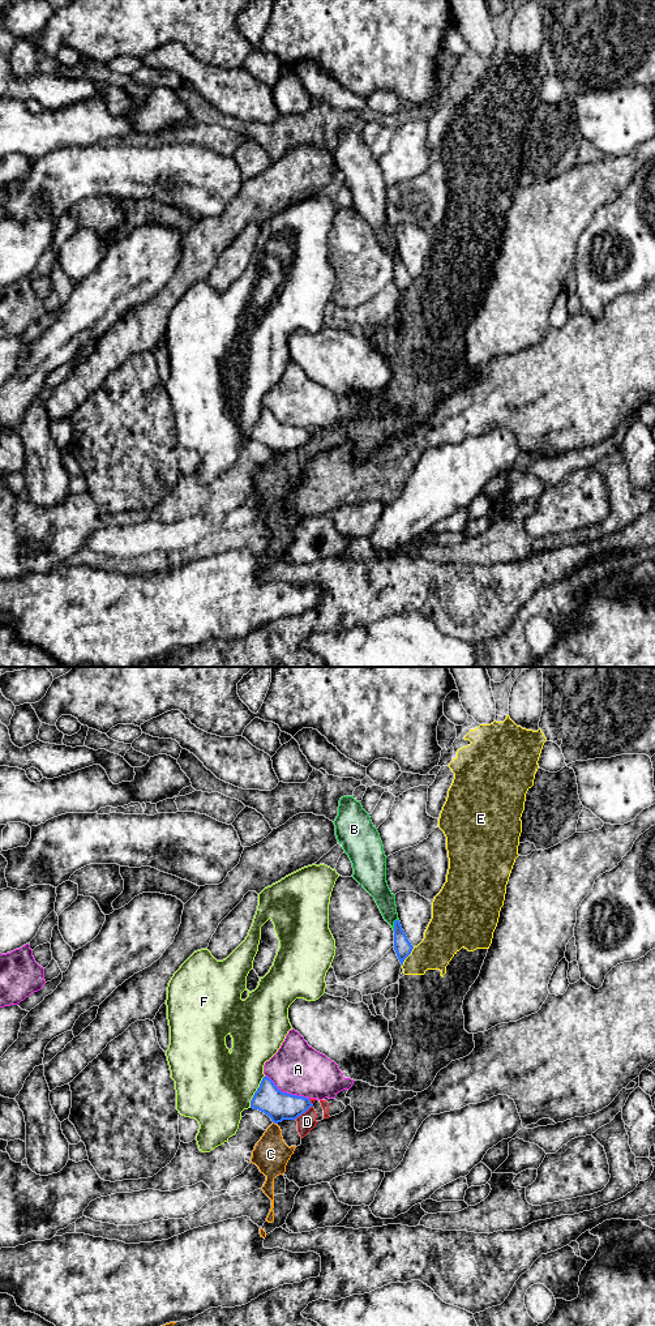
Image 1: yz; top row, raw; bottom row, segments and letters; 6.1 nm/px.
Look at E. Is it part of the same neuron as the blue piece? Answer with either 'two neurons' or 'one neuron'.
two neurons

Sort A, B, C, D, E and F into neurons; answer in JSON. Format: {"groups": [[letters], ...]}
{"groups": [["A"], ["B"], ["C", "D", "E"], ["F"]]}

